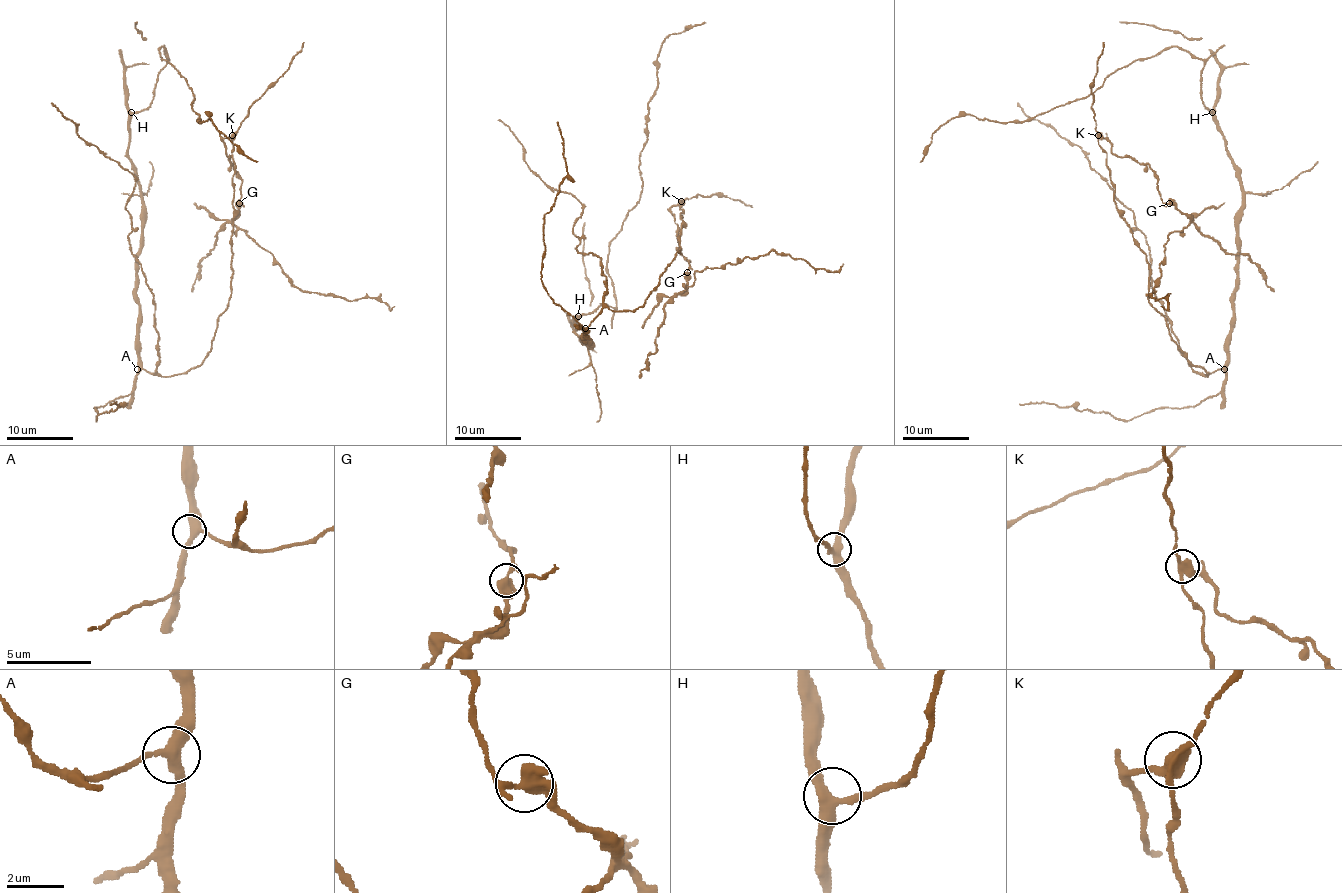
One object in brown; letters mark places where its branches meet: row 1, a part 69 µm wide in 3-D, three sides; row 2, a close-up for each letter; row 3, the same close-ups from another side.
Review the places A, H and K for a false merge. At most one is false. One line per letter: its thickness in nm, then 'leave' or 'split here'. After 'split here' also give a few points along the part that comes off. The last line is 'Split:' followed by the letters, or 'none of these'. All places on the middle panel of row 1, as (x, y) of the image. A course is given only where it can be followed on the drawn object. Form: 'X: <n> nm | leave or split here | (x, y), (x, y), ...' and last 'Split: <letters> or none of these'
A: 360 nm | leave
H: 360 nm | leave
K: 400 nm | split here | (680, 201), (670, 211), (690, 261), (680, 294), (697, 271), (777, 251), (814, 267), (844, 264)
Split: K

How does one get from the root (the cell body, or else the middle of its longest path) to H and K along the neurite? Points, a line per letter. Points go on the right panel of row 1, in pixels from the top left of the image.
H: (1222, 367), (1227, 359), (1227, 336), (1231, 332), (1237, 263), (1237, 211), (1242, 204), (1242, 185), (1212, 112)
K: (1222, 367), (1204, 375), (1149, 301), (1148, 259), (1116, 206), (1098, 135)

